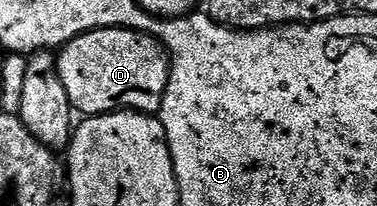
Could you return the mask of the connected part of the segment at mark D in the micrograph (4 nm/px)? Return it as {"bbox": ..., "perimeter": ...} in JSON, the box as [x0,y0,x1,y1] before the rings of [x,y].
{"bbox":[57,25,169,116],"perimeter":[[[106,25],[72,38],[57,54],[57,74],[74,111],[92,116],[122,108],[160,115],[169,79],[169,52],[152,33]]]}

